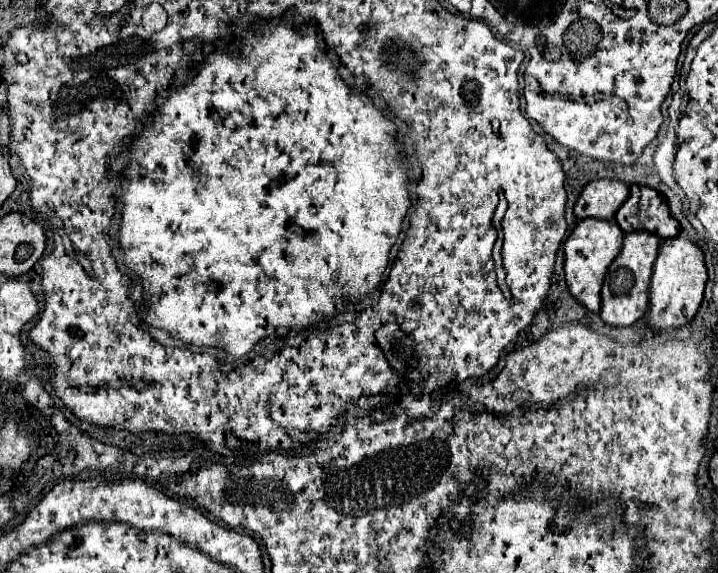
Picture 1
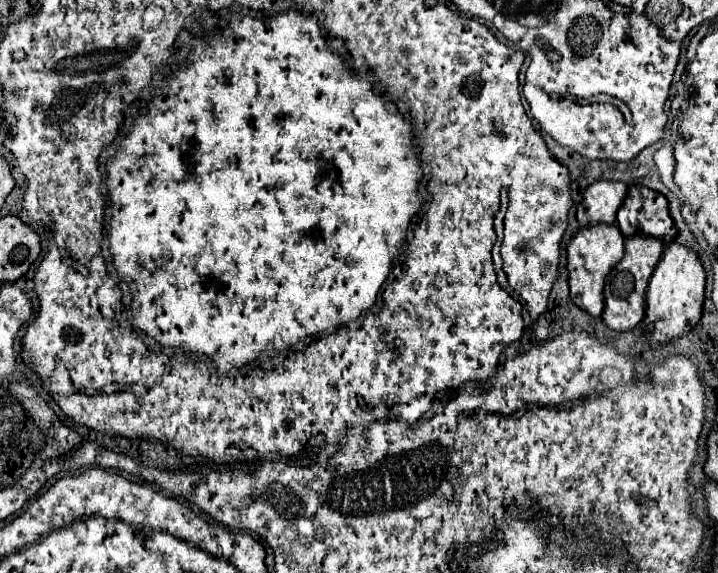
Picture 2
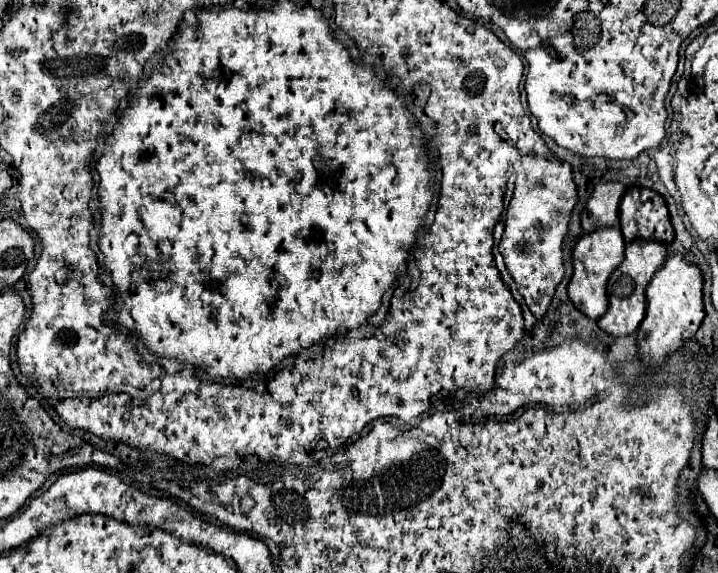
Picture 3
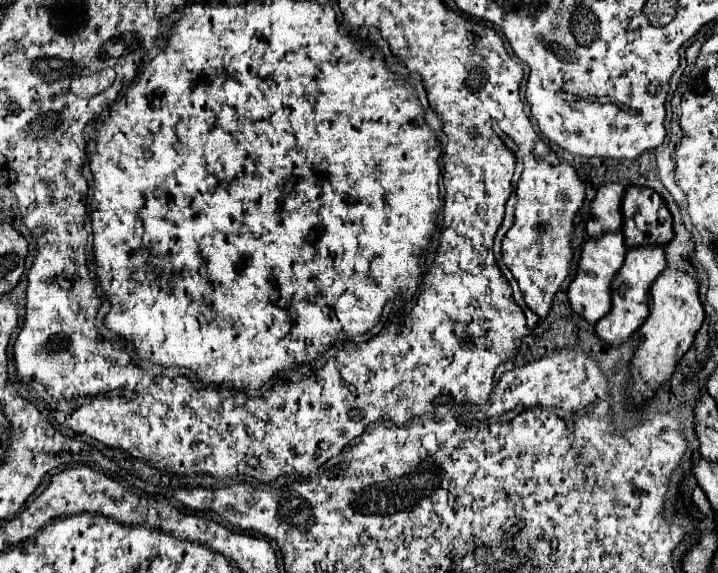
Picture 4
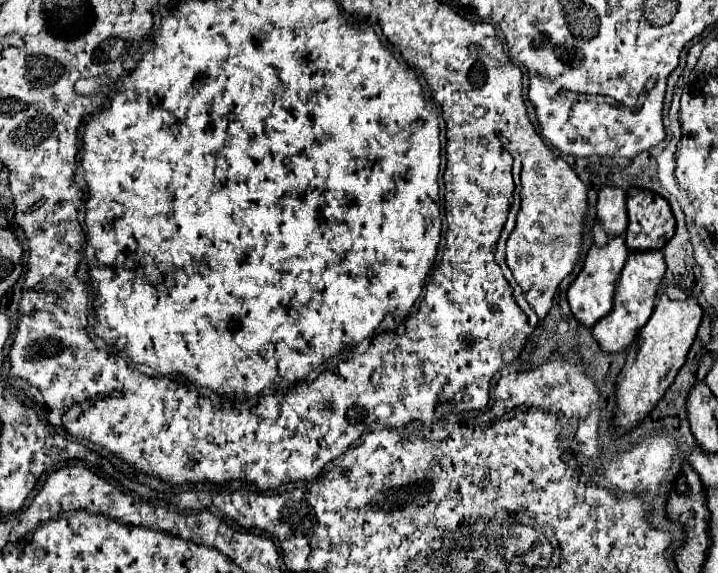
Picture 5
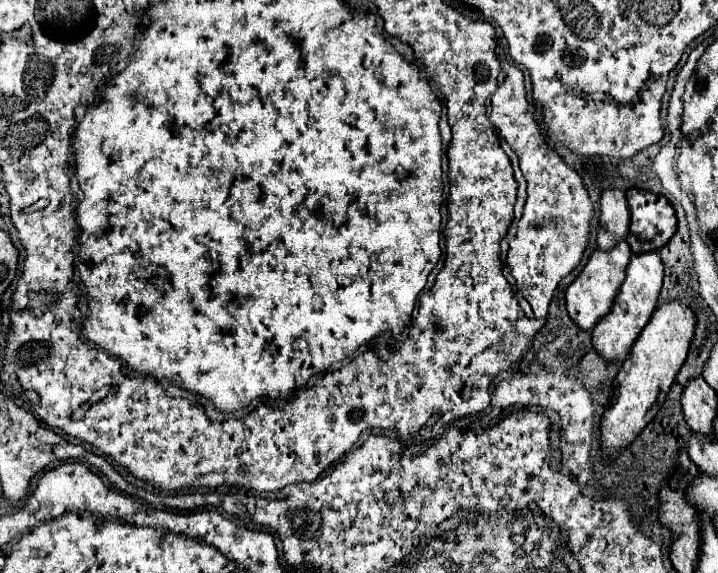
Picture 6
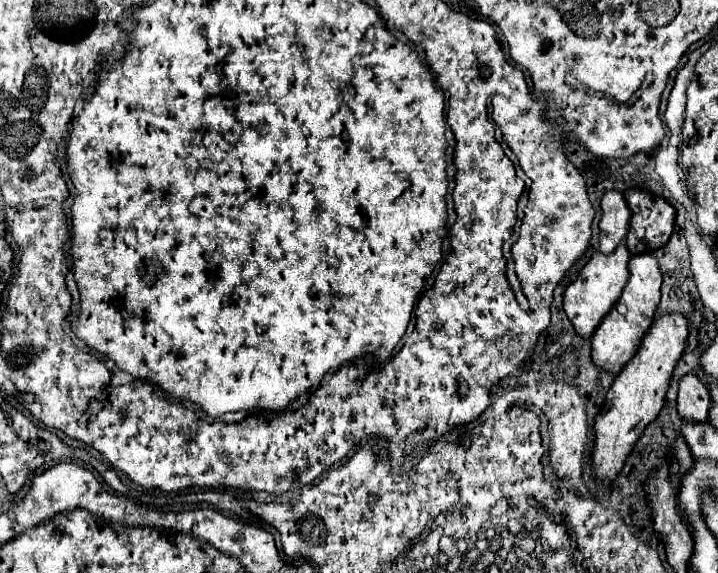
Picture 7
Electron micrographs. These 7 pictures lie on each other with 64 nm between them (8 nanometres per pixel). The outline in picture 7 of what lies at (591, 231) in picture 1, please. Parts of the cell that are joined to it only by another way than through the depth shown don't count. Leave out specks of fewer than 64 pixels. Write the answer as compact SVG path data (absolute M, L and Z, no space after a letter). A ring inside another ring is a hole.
M620 244L612 254L594 252L588 264L582 268L580 276L566 288L564 292L564 312L574 324L576 332L580 336L592 336L602 318L612 310L612 306L618 302L622 288L628 280L628 260L630 252L626 244Z

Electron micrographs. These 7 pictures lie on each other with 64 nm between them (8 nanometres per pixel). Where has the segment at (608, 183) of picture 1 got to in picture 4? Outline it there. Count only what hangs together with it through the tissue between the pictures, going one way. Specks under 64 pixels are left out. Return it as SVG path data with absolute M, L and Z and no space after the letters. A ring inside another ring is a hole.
M604 184L598 188L596 198L590 204L592 216L586 220L586 232L590 238L598 238L604 232L620 230L622 196L624 196L622 184Z

